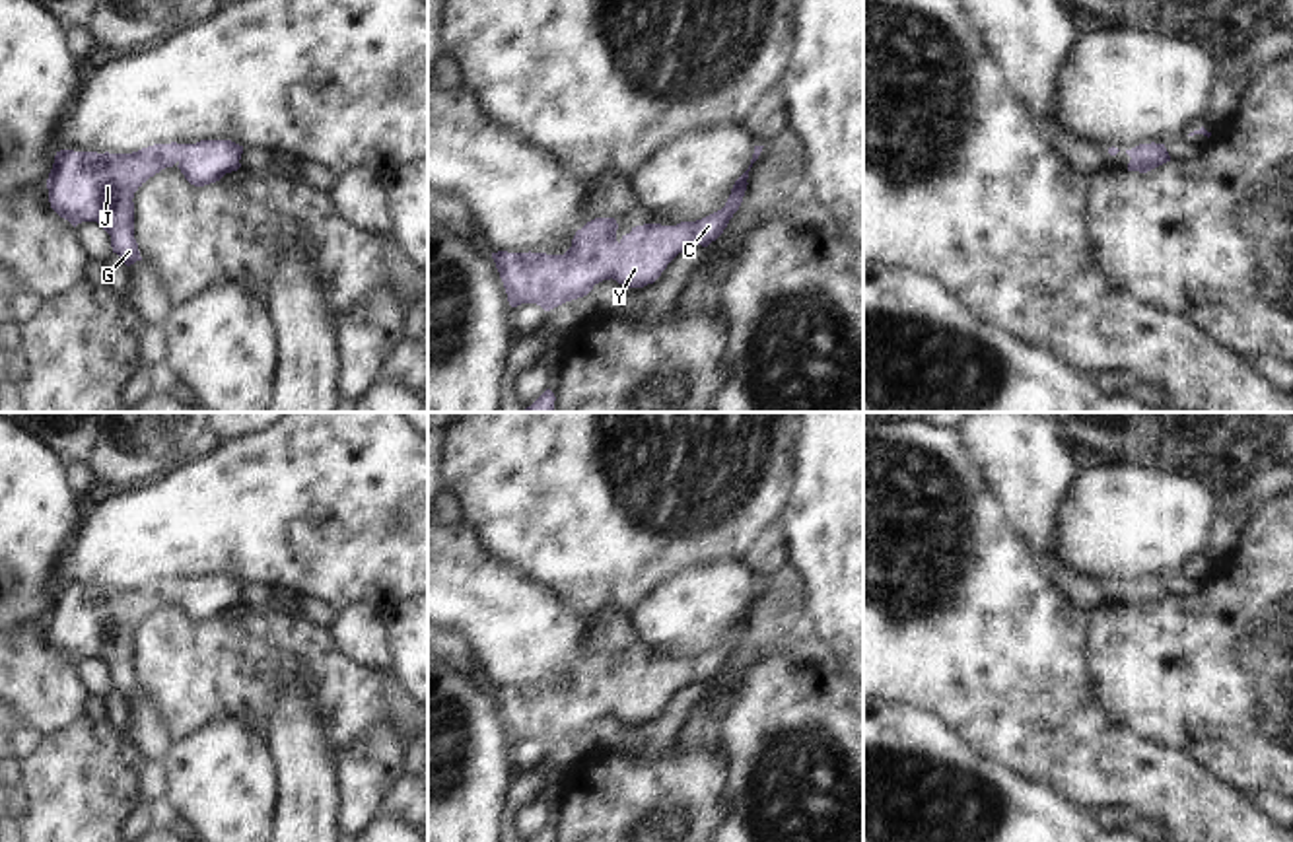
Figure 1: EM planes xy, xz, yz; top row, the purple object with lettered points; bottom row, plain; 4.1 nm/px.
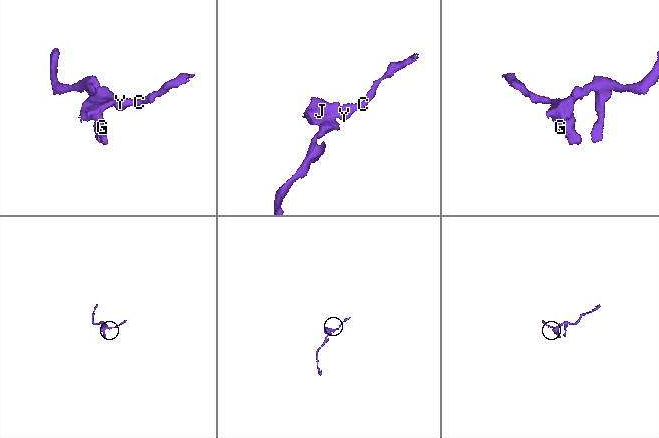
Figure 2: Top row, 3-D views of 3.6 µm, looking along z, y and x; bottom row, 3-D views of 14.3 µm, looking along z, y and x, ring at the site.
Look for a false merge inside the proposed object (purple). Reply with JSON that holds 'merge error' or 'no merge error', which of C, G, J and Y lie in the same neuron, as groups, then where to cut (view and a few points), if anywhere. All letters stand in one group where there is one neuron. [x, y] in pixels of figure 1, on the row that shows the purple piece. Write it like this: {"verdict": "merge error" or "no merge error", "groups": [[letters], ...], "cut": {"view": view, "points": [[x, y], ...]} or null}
{"verdict": "no merge error", "groups": [["C", "G", "J", "Y"]], "cut": null}

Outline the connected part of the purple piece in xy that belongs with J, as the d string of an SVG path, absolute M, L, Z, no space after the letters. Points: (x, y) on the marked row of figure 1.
M231 140L154 144L132 154L60 150L47 179L51 208L74 228L97 222L126 266L142 261L134 239L134 193L156 173L177 165L194 187L241 167L243 146Z

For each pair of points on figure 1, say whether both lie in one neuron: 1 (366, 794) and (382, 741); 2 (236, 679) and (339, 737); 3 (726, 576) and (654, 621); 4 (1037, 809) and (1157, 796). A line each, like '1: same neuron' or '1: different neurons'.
1: same neuron
2: same neuron
3: same neuron
4: different neurons

